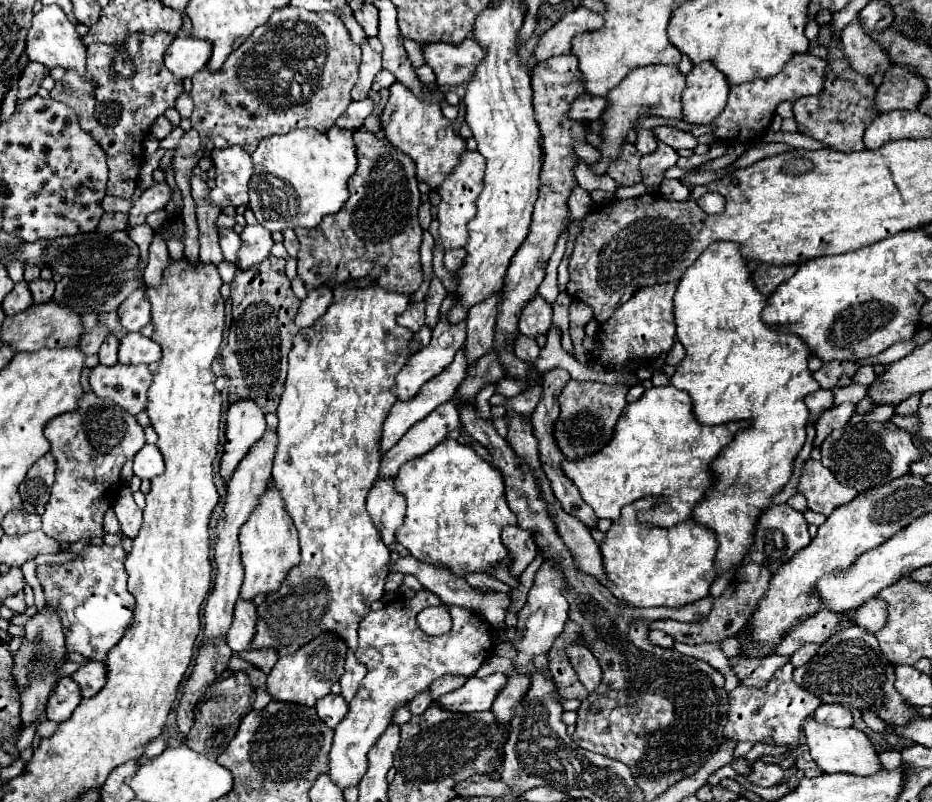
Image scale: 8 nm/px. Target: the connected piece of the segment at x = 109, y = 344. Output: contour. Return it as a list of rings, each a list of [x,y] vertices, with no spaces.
[[[108,335],[106,341],[104,341],[102,347],[100,347],[100,353],[98,353],[100,363],[106,365],[106,367],[116,365],[116,363],[118,363],[118,361],[116,361],[116,351],[118,351],[118,339],[116,339],[114,335]]]

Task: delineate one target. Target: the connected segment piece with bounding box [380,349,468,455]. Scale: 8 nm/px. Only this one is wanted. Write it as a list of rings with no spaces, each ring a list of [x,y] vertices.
[[[460,349],[458,353],[456,353],[456,357],[454,357],[454,361],[442,371],[442,373],[438,373],[434,379],[430,379],[428,383],[424,383],[422,385],[422,389],[418,391],[418,395],[414,395],[412,399],[408,399],[408,401],[396,401],[394,403],[394,407],[390,409],[390,415],[386,417],[386,421],[384,421],[384,427],[382,427],[382,439],[380,439],[380,453],[384,455],[386,451],[390,451],[396,443],[398,443],[398,439],[402,439],[402,435],[414,425],[414,423],[418,423],[418,421],[422,421],[426,415],[430,415],[442,401],[446,401],[446,399],[450,399],[452,395],[454,395],[454,391],[458,389],[458,383],[464,379],[464,375],[466,375],[466,357],[462,355],[464,351]]]

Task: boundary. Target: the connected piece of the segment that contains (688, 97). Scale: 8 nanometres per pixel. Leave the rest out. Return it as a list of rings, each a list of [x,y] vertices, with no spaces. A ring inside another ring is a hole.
[[[712,61],[694,65],[686,75],[686,89],[682,93],[684,121],[708,125],[726,107],[730,83]]]

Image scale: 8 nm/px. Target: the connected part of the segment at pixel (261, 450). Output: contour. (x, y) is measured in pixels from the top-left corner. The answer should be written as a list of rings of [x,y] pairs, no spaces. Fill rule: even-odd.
[[[266,429],[264,437],[250,447],[248,455],[240,461],[232,479],[228,481],[228,495],[226,495],[222,519],[218,521],[218,537],[216,537],[216,553],[214,553],[214,561],[218,565],[218,575],[216,575],[214,589],[206,601],[206,609],[204,609],[204,643],[212,643],[214,639],[224,637],[234,619],[234,607],[236,607],[236,599],[238,599],[240,585],[244,579],[244,569],[240,563],[238,531],[246,523],[250,513],[258,507],[262,495],[268,491],[274,449],[276,449],[276,431]]]

